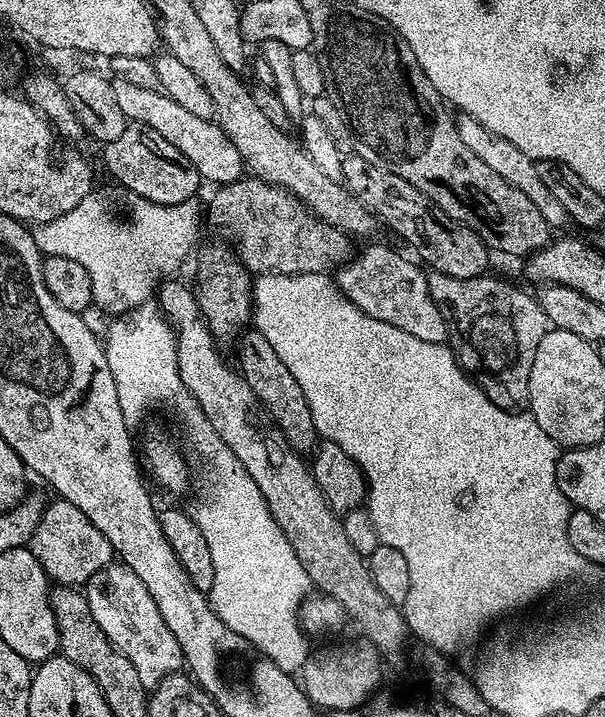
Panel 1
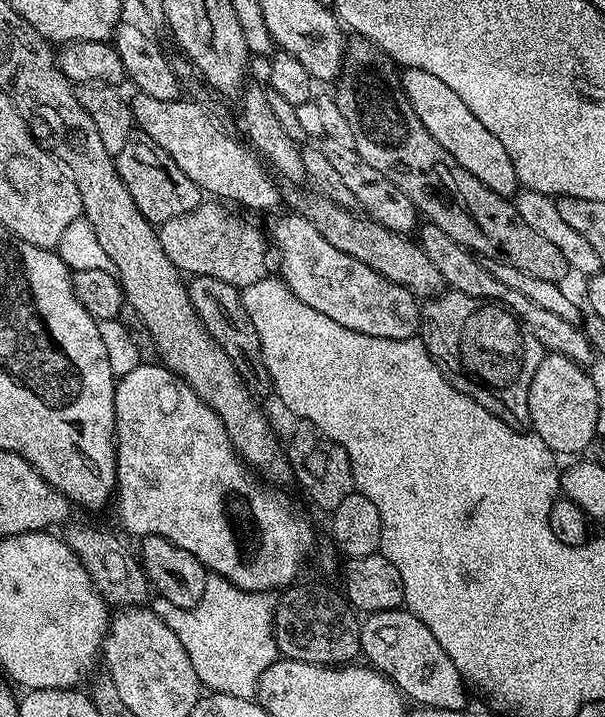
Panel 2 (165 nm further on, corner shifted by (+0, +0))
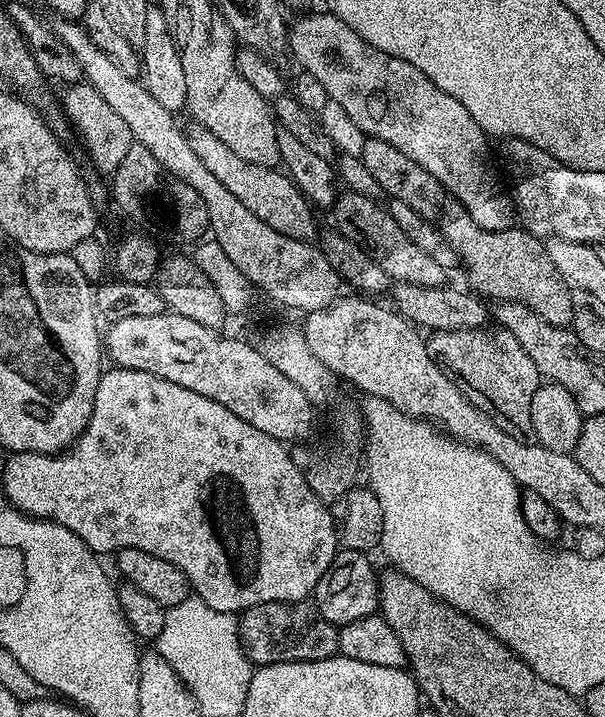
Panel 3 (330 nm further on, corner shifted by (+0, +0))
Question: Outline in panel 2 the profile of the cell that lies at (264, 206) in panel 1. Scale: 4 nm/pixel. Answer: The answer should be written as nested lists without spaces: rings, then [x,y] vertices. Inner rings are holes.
[[[201,202],[194,210],[178,214],[178,218],[170,218],[158,228],[166,258],[170,258],[170,262],[189,277],[222,278],[222,282],[230,282],[230,286],[241,290],[250,286],[250,282],[258,282],[266,274],[266,232],[258,225],[243,220],[239,214],[239,211],[220,202]]]

